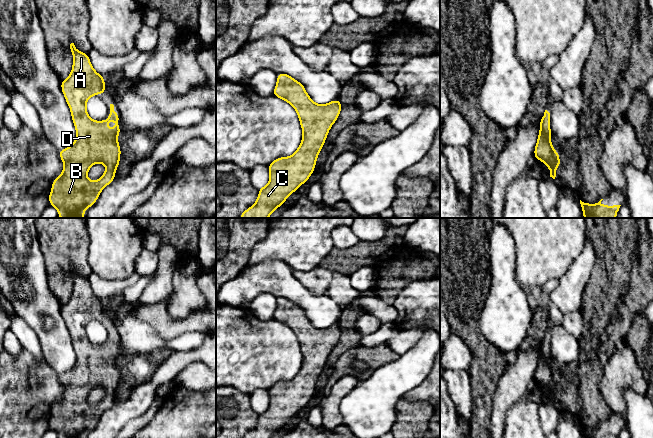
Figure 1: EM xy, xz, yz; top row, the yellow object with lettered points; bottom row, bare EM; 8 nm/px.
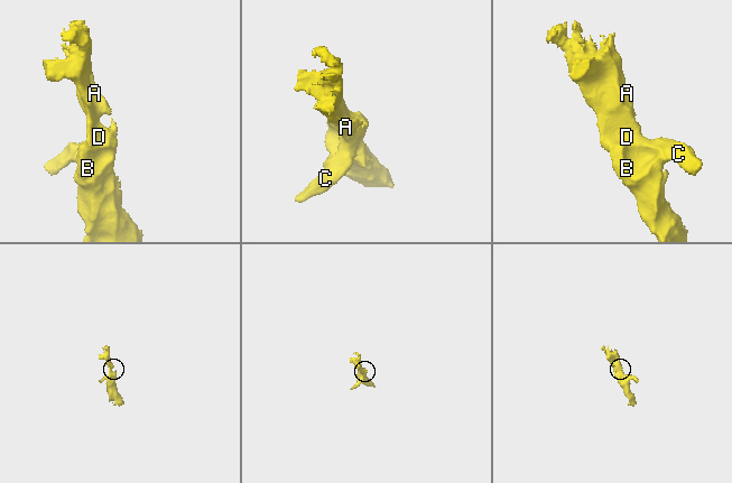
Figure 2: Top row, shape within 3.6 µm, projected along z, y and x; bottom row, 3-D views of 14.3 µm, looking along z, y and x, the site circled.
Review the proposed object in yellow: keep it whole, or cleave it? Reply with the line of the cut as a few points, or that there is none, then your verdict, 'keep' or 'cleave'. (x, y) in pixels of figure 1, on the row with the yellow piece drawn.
no cut; keep

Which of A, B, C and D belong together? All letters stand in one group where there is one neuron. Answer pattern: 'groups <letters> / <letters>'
groups A B C D

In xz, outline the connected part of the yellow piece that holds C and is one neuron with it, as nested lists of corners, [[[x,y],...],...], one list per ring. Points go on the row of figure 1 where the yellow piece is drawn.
[[[277,73],[277,84],[273,90],[273,96],[288,102],[296,110],[303,131],[302,141],[291,156],[278,157],[267,166],[270,174],[268,184],[259,188],[257,201],[240,214],[240,218],[268,218],[274,210],[287,200],[290,194],[294,193],[310,178],[328,132],[338,119],[342,107],[339,99],[323,105],[314,103],[307,94],[304,85],[285,73]]]

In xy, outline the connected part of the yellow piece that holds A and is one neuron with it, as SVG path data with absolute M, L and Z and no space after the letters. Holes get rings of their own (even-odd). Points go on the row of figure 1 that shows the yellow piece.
M70 44L73 54L72 71L67 79L61 80L61 90L71 110L71 118L76 128L76 139L66 149L59 150L59 156L64 163L61 175L52 181L51 193L48 196L49 204L54 206L60 218L84 218L84 210L96 203L100 192L115 179L116 168L120 165L121 149L117 137L121 133L118 111L110 104L110 115L104 121L95 121L87 113L87 100L97 94L106 94L104 77L98 74L87 53L80 52ZM115 120L116 127L106 129L108 122ZM98 162L106 166L105 173L95 182L87 178L90 167Z

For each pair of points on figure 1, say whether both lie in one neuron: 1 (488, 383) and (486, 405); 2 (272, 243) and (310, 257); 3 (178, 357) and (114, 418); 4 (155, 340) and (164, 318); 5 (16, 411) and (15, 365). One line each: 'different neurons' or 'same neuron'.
1: same neuron
2: same neuron
3: same neuron
4: different neurons
5: same neuron

